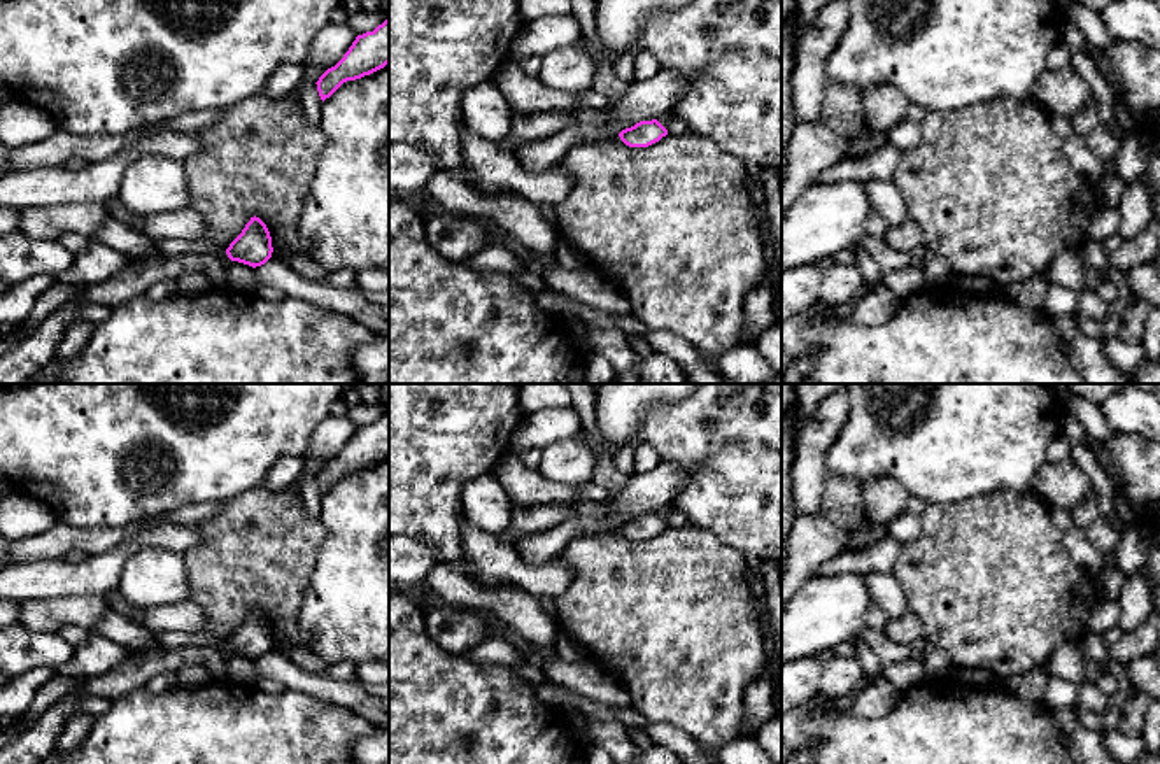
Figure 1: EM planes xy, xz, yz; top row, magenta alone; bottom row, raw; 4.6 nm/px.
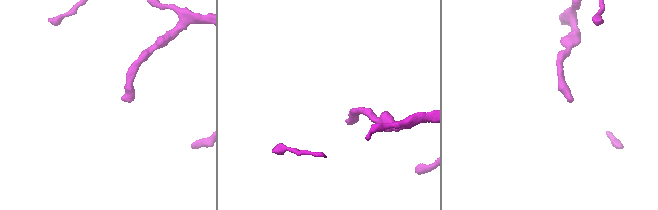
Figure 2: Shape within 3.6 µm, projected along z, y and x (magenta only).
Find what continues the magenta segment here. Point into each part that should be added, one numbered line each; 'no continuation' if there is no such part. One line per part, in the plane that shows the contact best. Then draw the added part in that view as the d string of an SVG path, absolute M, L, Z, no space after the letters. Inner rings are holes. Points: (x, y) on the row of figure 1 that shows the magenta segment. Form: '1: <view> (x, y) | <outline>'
1: xy (27, 358) | M226 251L149 258L128 263L124 270L103 282L82 286L82 294L75 301L56 308L23 342L0 356L0 384L25 384L49 364L82 303L102 303L116 308L145 294L152 284L175 282L182 273L200 273L212 287L219 287L228 280L230 261Z

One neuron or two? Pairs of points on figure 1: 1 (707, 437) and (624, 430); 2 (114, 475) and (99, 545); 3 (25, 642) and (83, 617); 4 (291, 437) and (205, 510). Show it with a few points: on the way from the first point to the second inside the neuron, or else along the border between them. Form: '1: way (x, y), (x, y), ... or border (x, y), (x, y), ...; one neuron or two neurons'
1: border (664, 402), (656, 402), (643, 412), (636, 440); two neurons
2: border (142, 519), (116, 528), (74, 528), (62, 523); two neurons
3: border (18, 622), (32, 629), (58, 633); two neurons
4: border (223, 500), (188, 502), (176, 509); two neurons

